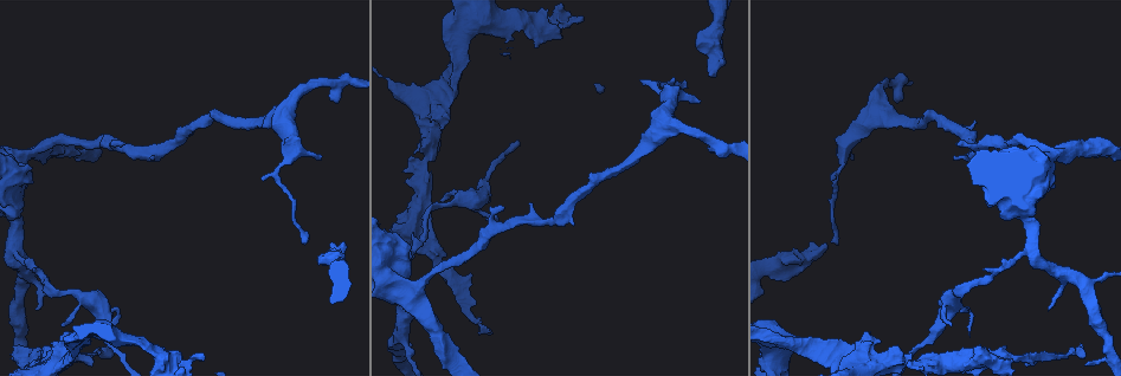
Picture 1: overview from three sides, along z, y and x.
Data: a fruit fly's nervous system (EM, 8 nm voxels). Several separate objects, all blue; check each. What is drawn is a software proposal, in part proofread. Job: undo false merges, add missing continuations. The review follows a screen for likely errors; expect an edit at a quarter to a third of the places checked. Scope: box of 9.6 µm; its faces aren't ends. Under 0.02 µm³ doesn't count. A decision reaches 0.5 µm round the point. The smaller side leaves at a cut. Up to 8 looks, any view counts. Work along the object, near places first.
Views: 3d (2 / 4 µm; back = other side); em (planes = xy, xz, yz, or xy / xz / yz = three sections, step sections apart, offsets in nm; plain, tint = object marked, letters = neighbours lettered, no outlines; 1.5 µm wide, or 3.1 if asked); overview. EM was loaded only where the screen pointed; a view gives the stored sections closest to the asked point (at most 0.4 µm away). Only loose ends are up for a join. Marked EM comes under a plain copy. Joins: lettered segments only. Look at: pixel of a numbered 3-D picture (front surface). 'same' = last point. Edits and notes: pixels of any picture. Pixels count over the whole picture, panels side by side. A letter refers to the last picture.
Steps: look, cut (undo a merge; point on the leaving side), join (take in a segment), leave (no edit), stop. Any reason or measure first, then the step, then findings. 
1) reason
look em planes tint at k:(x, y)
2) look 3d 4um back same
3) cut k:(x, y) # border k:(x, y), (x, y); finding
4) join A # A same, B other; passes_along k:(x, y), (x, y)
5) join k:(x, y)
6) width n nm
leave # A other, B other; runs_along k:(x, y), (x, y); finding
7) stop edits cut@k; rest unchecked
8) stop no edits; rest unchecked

an open end
look em planes letters at 1:(1082, 353)

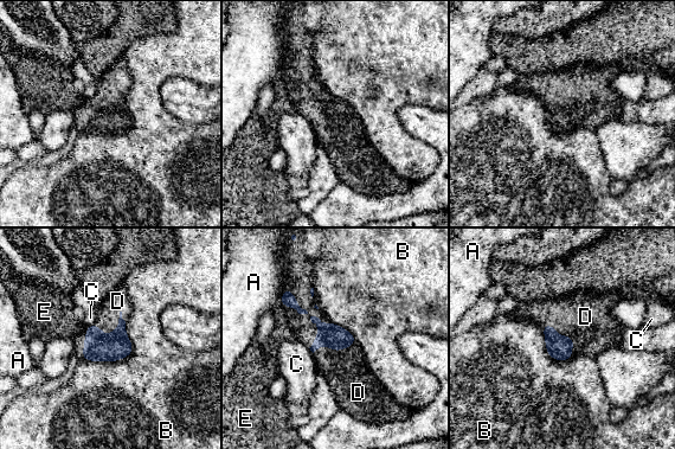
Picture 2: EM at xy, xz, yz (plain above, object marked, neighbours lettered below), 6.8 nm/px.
join D # A other, B other, C other, D same, E other; passes_along 2:(98, 347), (111, 332), (107, 316); the neuron continues

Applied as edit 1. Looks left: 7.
look 3d 4um at 1:(390, 229)

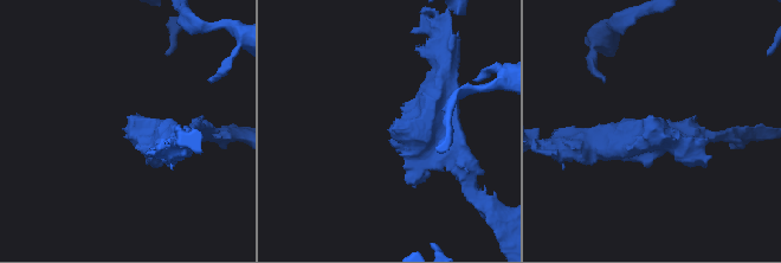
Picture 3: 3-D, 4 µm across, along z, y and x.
arm_widths 320, 400 nm
look em planes letters at 3:(131, 115)

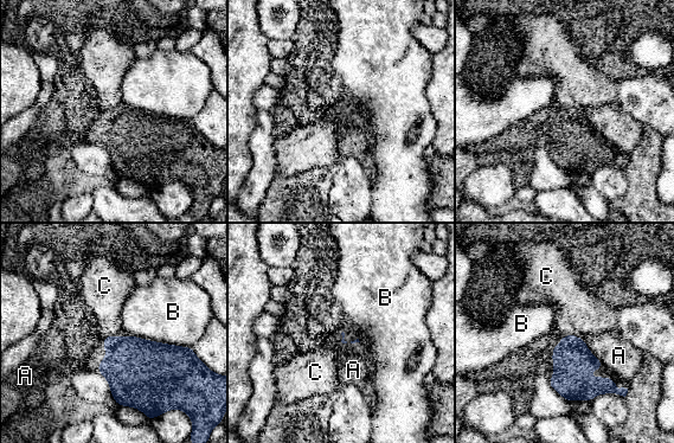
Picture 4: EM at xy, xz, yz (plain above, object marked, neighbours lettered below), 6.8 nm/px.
leave # A other, B other, C other; border 4:(115, 334), (103, 338); none of them fits

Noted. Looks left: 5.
calibre changes
look em xy step 4 tint at 1:(954, 292)

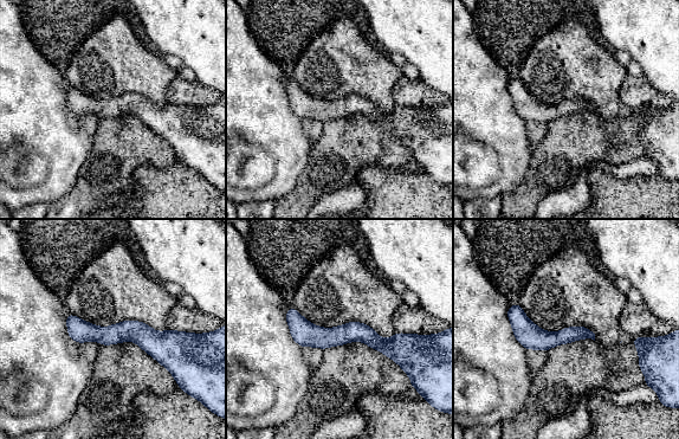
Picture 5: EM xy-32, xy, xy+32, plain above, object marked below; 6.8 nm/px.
what lies round it
look em xy step 4 letters same

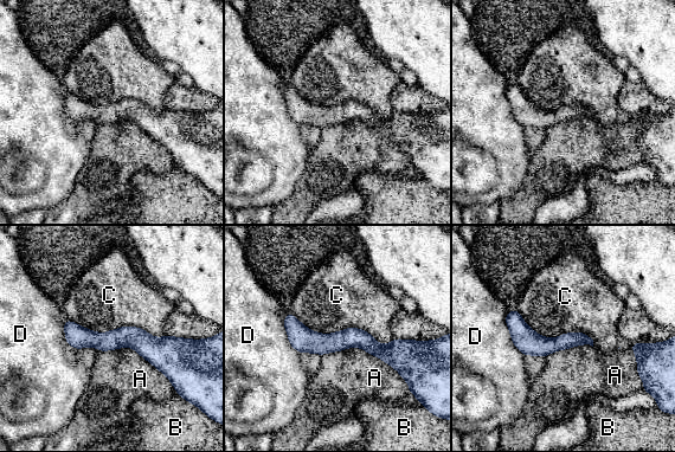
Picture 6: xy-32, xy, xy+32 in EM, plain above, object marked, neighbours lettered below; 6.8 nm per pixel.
width 110 nm
leave # A other, B other, C other, D other; runs_along 6:(287, 321), (307, 341), (409, 343); one neuron here

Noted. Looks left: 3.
stop edits join@2; rest unchecked

